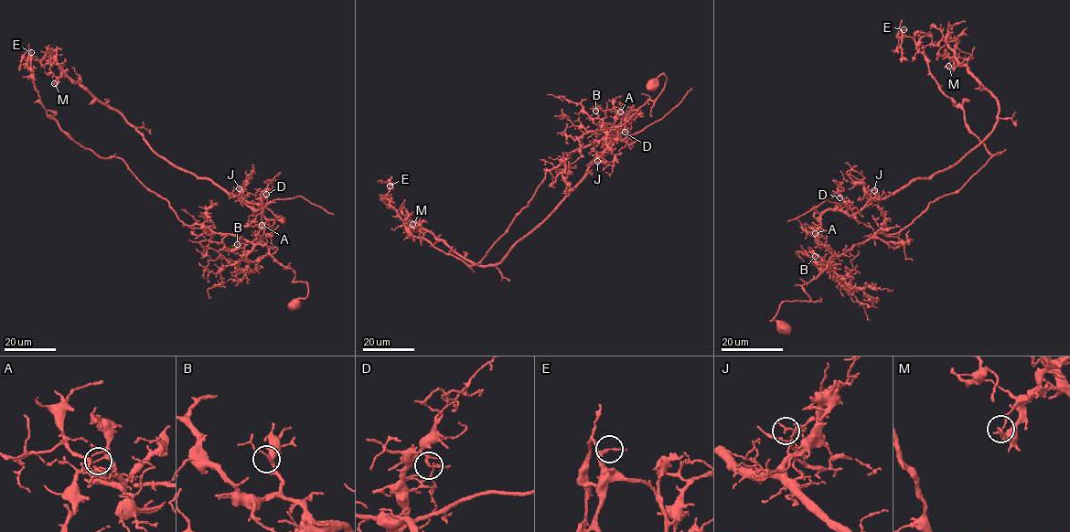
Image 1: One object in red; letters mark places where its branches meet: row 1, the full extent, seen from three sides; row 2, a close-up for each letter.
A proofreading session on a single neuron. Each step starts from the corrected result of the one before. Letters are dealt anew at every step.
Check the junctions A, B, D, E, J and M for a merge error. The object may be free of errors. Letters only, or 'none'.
A

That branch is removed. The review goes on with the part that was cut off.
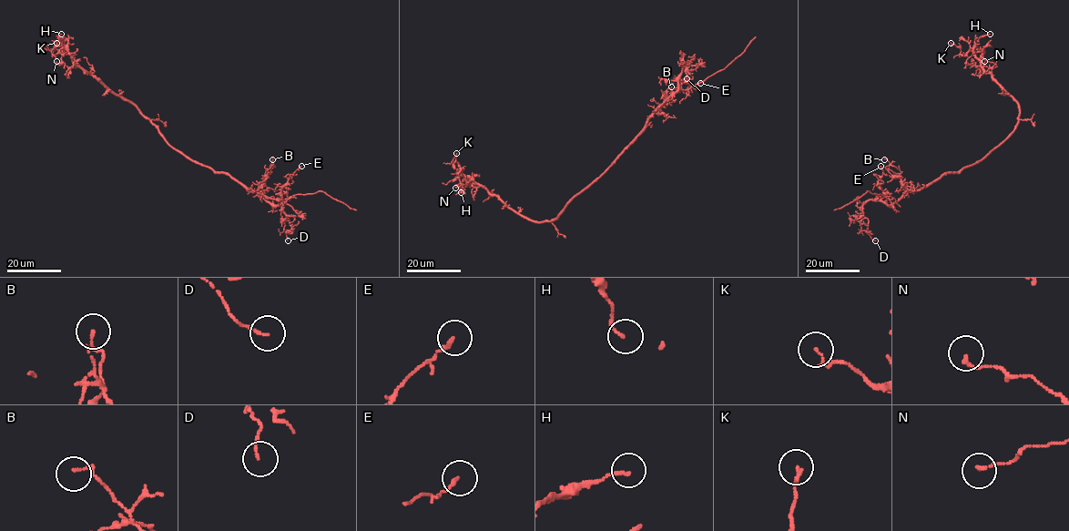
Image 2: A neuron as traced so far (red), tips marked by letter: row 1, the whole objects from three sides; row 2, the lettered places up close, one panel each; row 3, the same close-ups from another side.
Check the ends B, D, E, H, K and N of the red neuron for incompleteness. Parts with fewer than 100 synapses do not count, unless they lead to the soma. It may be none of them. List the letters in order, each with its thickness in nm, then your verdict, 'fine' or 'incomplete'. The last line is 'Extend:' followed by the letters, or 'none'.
B: calibre 130 nm; fine
D: calibre 110 nm; fine
E: calibre 140 nm; fine
H: calibre 130 nm; fine
K: calibre 130 nm; fine
N: calibre 140 nm; fine
Extend: none

